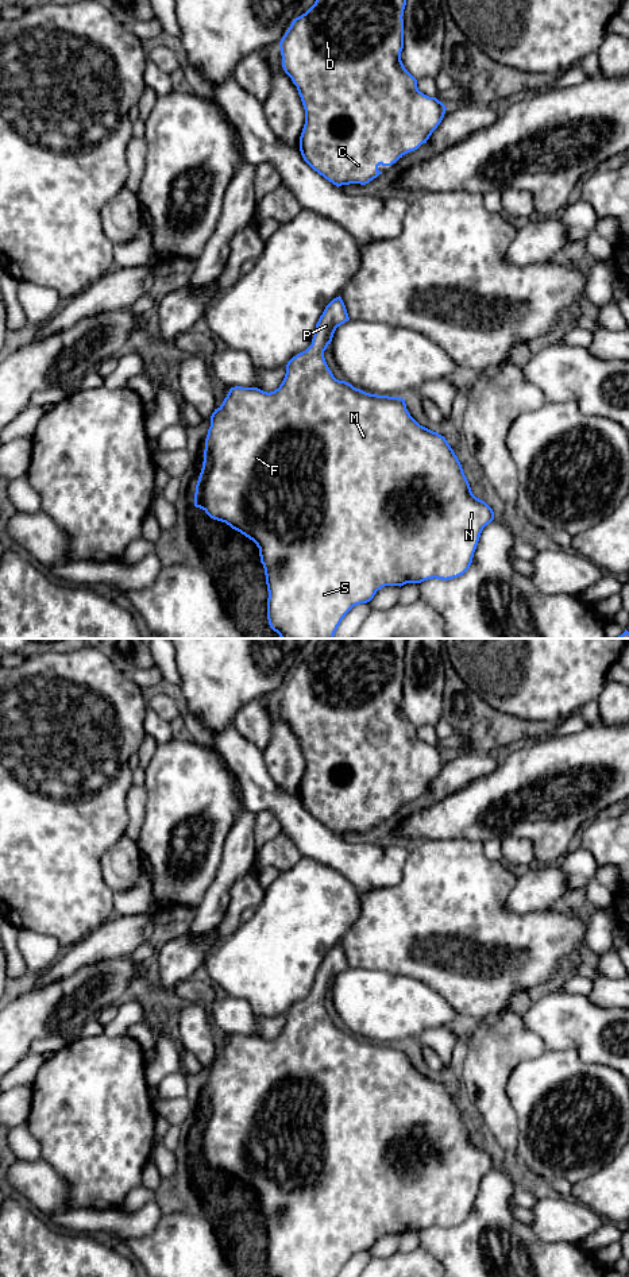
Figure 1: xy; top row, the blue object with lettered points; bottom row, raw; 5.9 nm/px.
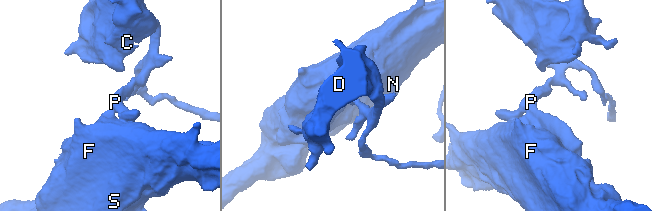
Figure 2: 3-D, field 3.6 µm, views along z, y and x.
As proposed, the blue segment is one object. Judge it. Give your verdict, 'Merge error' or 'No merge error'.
No merge error

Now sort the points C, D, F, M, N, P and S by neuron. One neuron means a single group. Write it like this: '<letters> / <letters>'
C D F M N P S

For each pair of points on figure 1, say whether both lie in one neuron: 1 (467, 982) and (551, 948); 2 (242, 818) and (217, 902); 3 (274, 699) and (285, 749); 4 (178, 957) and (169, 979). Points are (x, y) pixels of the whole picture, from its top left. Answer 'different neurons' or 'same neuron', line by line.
1: same neuron
2: same neuron
3: same neuron
4: same neuron

